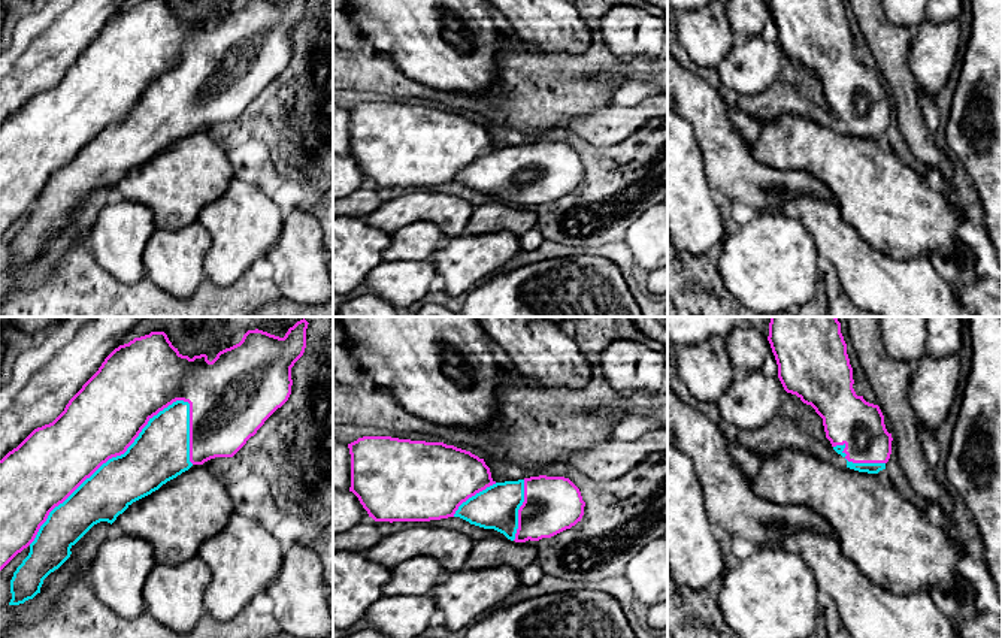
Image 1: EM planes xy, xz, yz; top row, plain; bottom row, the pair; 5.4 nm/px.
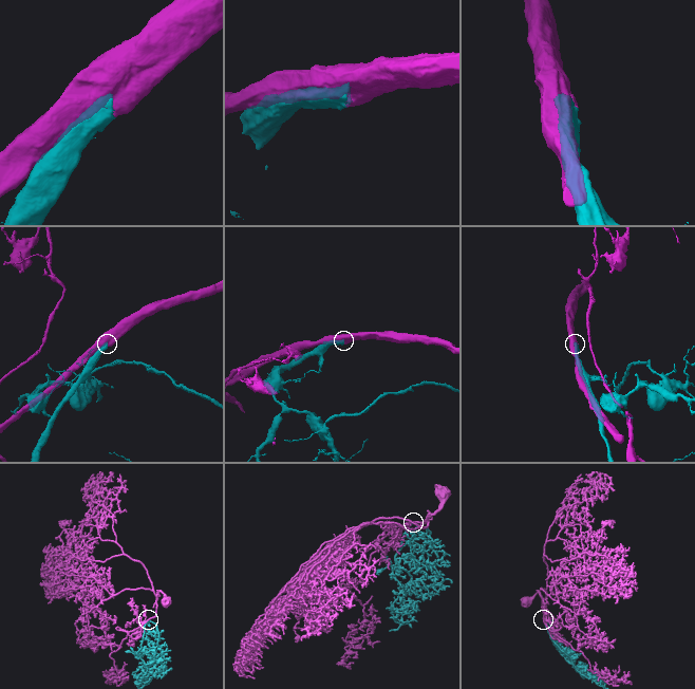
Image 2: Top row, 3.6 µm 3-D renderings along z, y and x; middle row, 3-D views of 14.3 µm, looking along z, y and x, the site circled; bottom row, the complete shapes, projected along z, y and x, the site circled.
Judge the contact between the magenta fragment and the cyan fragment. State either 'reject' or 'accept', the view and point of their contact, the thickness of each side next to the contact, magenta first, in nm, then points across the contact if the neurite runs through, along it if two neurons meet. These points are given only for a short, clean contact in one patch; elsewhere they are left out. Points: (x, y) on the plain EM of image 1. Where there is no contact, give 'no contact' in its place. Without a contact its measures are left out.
accept; meets magenta in xy at (106, 126); 400 nm thick on the magenta side, 280 nm on the other

